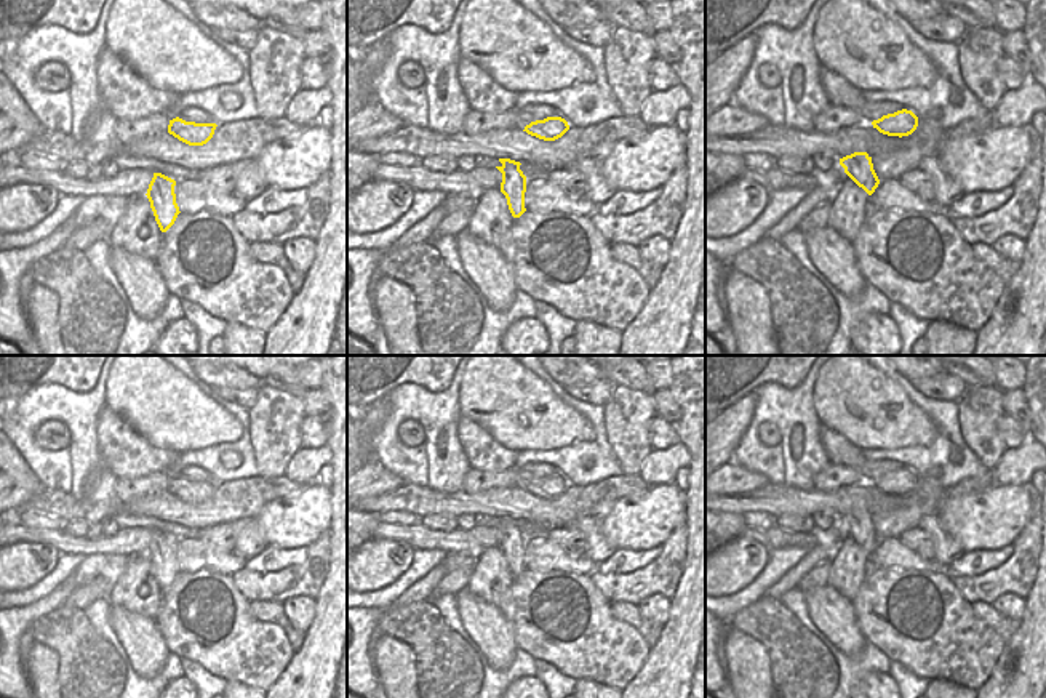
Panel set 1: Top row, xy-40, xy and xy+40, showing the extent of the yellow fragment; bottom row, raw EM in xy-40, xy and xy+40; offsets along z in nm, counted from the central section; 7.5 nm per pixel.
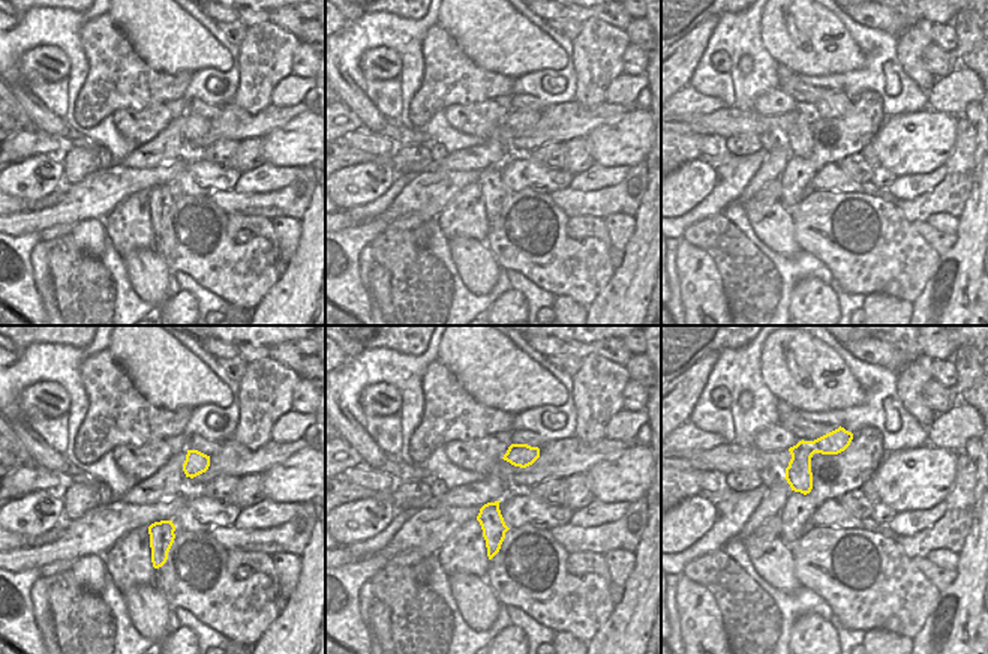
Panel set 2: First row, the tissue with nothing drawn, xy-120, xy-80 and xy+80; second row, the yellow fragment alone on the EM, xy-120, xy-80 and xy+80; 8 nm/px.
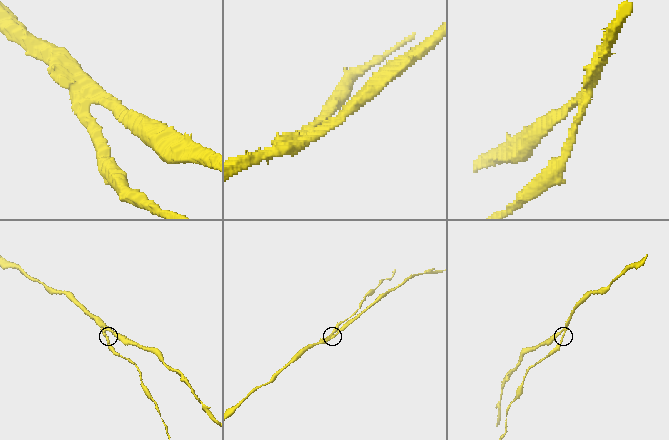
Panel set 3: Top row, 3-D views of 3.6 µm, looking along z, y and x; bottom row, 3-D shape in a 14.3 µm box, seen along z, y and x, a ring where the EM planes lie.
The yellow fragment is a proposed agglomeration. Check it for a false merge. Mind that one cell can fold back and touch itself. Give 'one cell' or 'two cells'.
two cells

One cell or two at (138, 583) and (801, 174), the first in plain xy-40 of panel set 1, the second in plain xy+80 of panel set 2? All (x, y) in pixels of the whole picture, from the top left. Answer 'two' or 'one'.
one

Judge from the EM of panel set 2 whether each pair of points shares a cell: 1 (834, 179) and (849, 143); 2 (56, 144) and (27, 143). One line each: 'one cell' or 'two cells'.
1: two cells
2: one cell

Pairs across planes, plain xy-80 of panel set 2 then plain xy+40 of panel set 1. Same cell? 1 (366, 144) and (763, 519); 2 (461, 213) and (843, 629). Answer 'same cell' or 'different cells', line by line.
1: same cell
2: different cells

